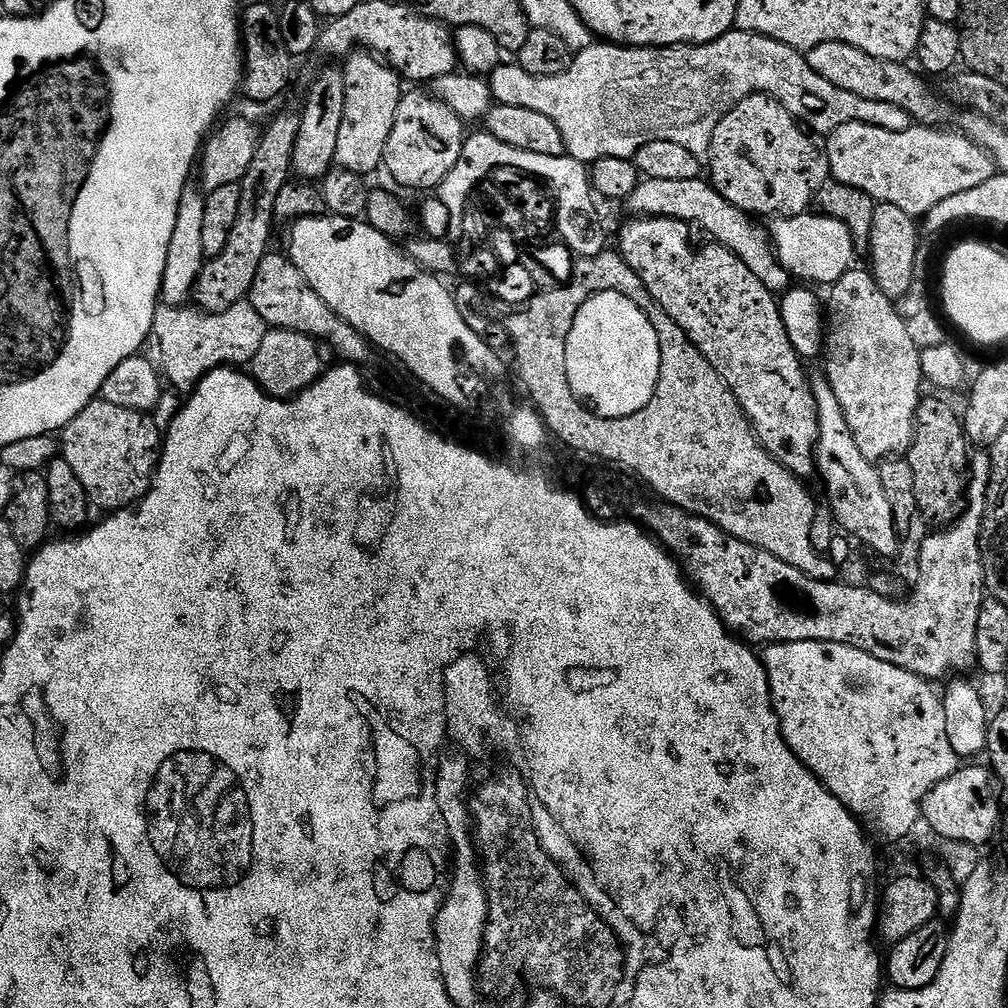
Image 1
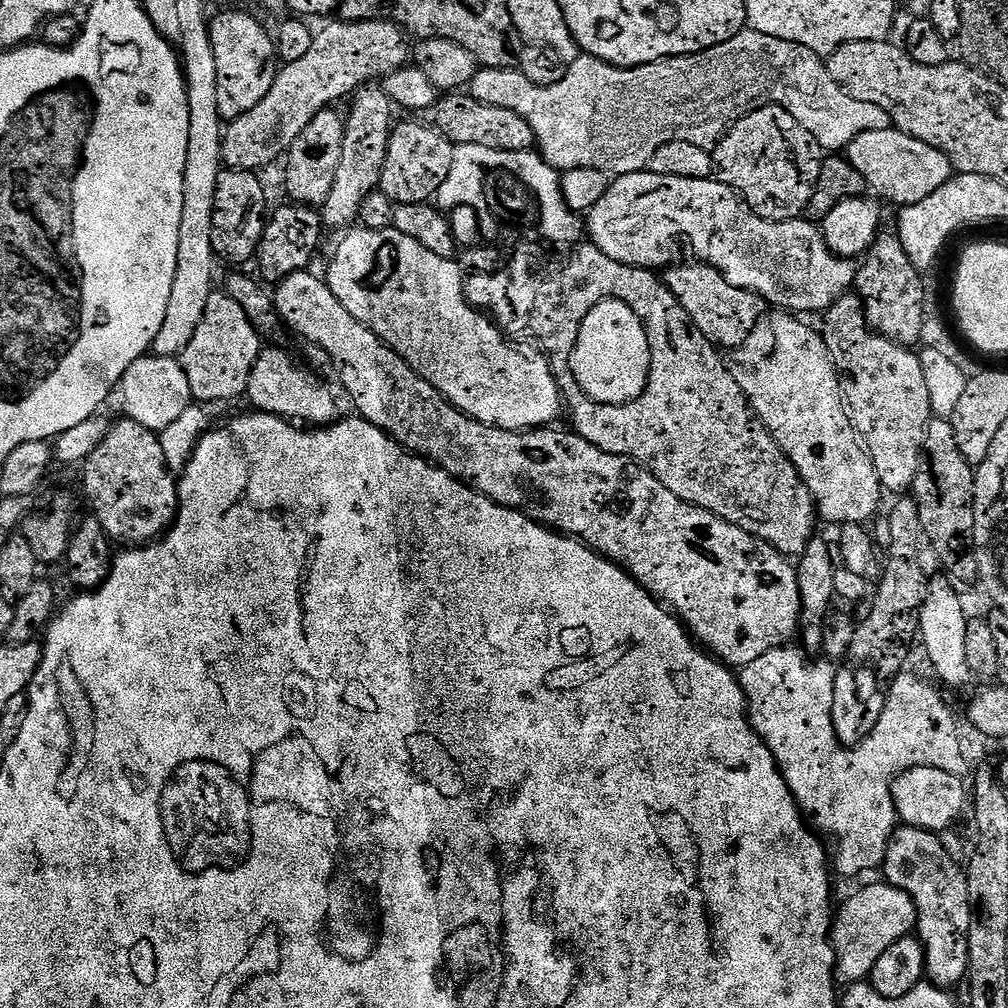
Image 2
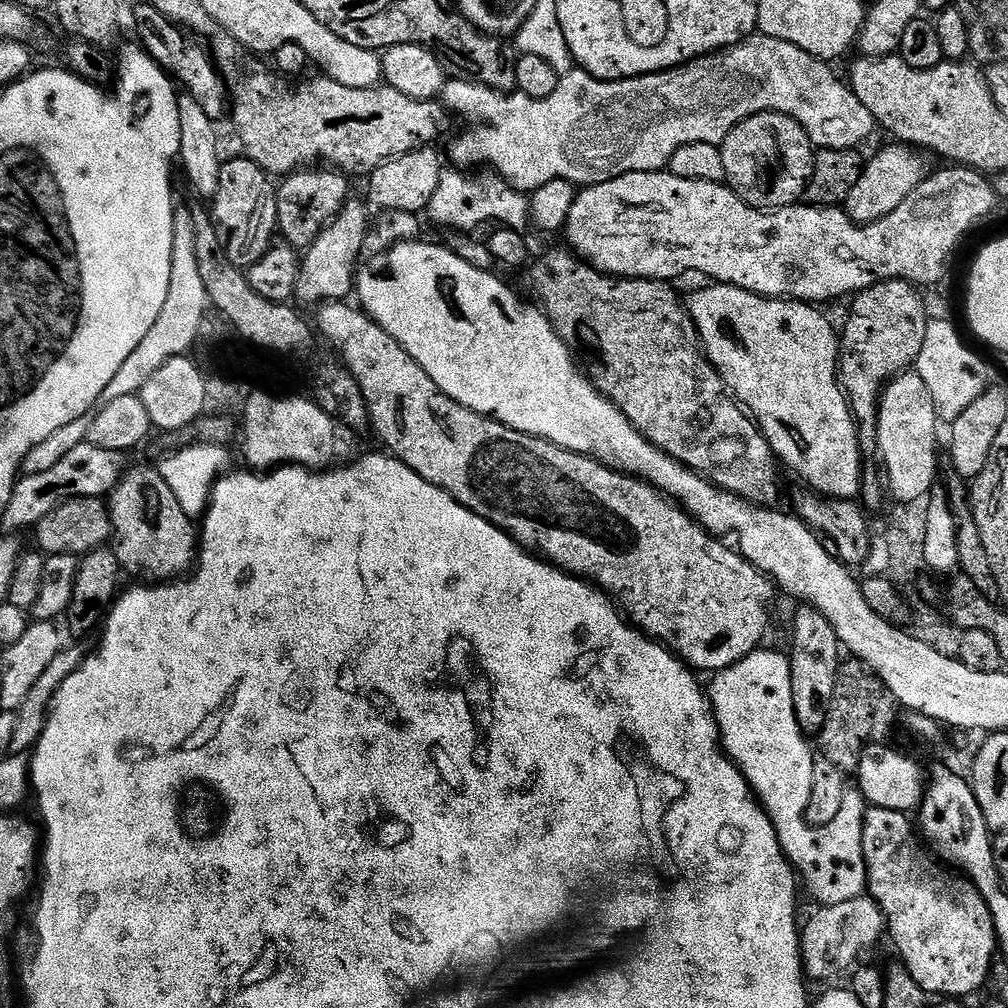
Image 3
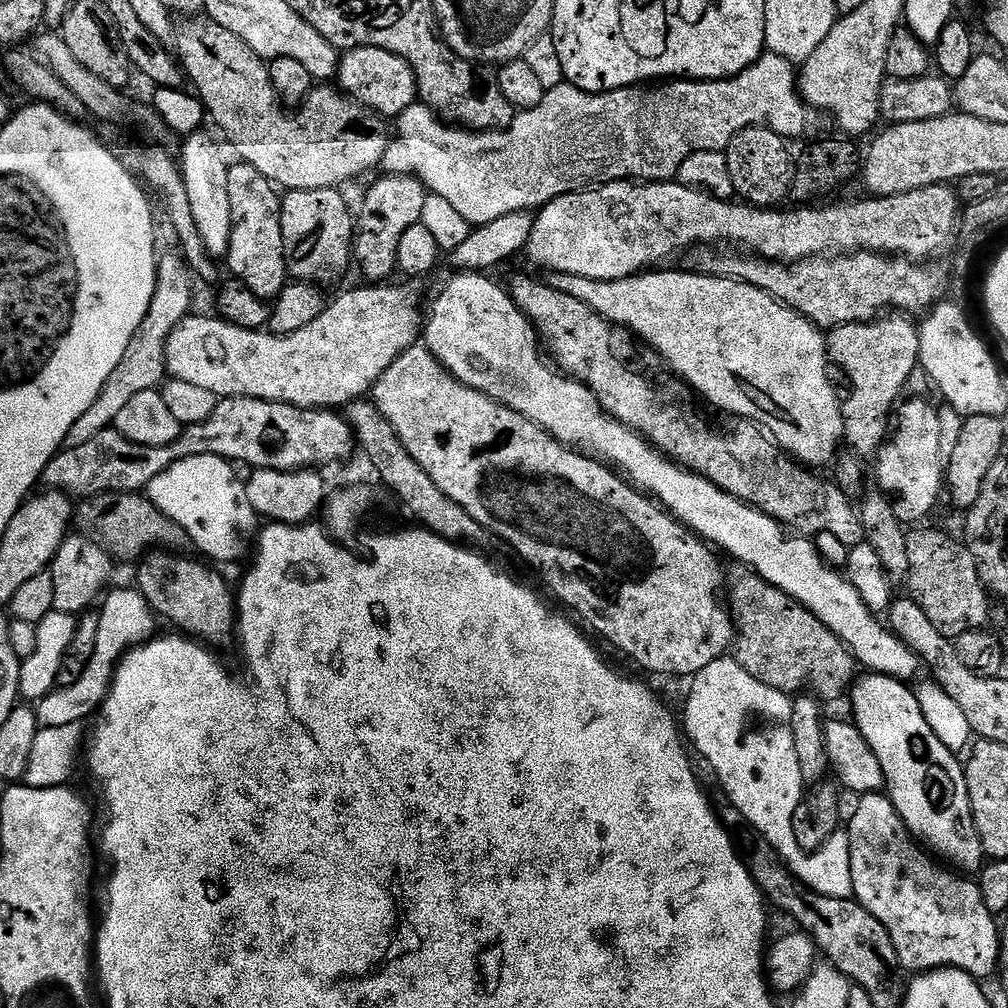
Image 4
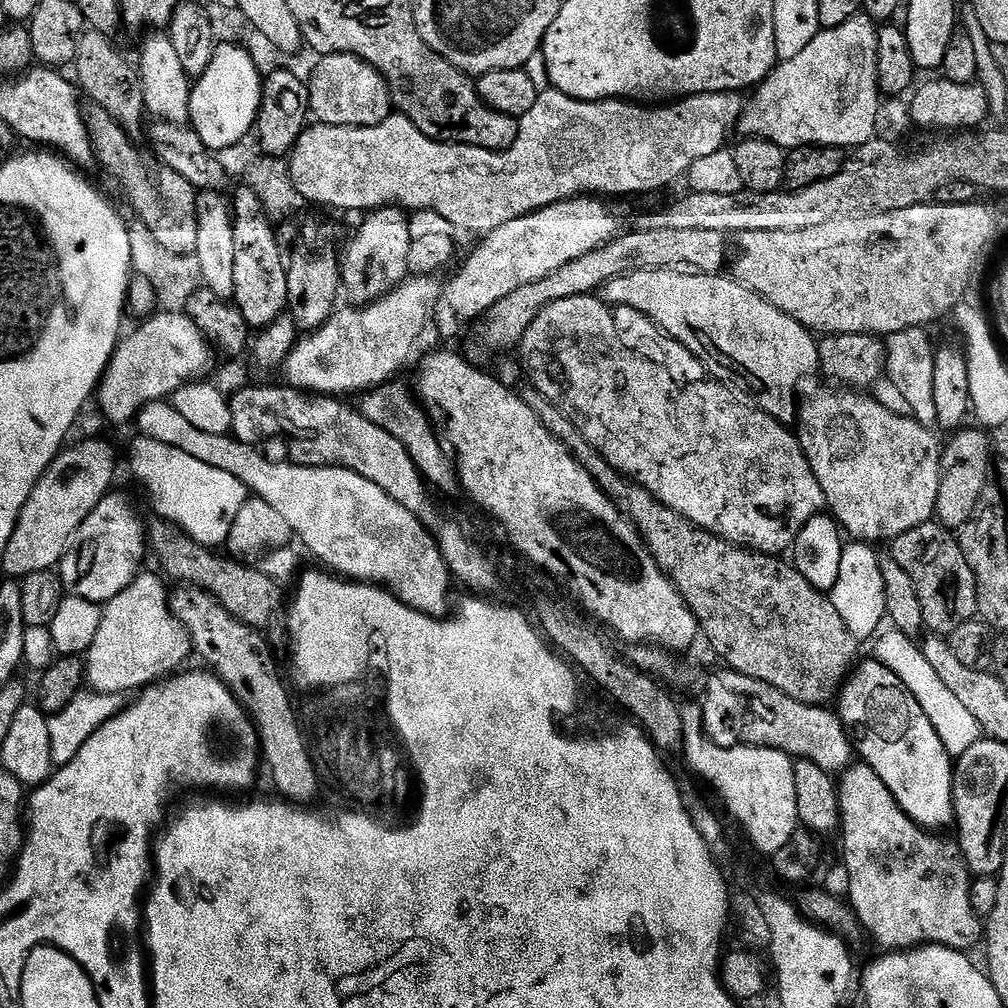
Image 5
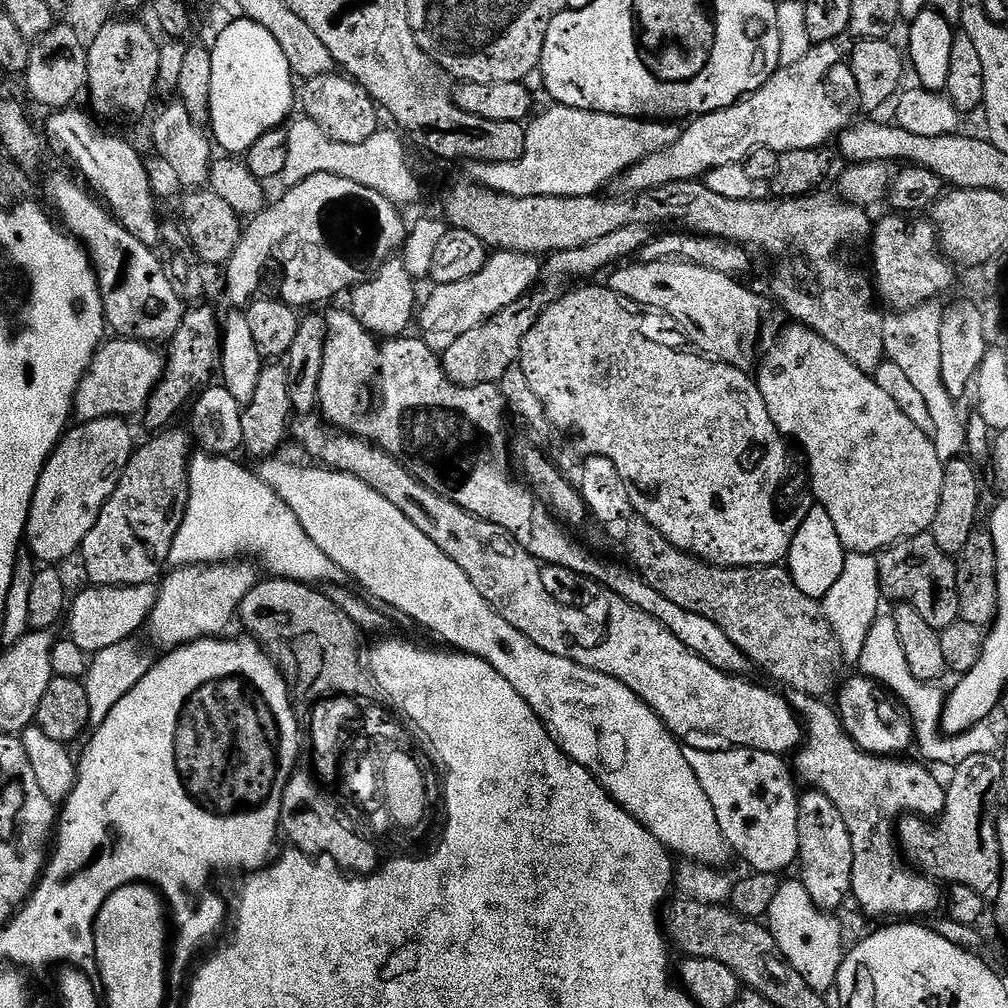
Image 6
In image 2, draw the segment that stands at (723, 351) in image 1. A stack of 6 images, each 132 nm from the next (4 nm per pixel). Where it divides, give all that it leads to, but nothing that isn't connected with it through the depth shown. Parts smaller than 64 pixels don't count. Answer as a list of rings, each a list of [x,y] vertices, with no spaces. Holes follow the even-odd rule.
[[[703,262],[691,263],[680,265],[677,263],[669,267],[662,276],[664,283],[678,298],[686,314],[690,314],[692,325],[711,344],[724,349],[731,344],[742,343],[747,338],[748,331],[759,322],[760,315],[763,314],[764,308],[766,309],[765,301],[738,286],[730,286],[730,282],[726,282],[724,275],[716,268],[711,268]]]

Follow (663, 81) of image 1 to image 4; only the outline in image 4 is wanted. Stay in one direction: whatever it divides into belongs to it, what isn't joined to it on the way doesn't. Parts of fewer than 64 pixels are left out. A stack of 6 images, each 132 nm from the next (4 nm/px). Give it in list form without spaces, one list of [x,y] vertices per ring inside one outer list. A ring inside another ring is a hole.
[[[765,54],[761,56],[758,62],[754,62],[746,70],[742,70],[742,74],[731,76],[725,80],[672,78],[667,82],[657,83],[655,87],[619,88],[613,92],[583,92],[575,88],[573,84],[565,82],[559,84],[556,88],[547,89],[542,102],[538,102],[538,106],[517,111],[514,122],[508,128],[505,128],[503,132],[469,132],[459,126],[449,126],[431,108],[417,102],[410,105],[395,121],[395,138],[388,141],[388,149],[382,161],[382,168],[384,168],[383,171],[385,173],[393,176],[417,176],[431,195],[438,198],[446,198],[446,202],[450,202],[450,206],[454,206],[454,210],[458,210],[458,214],[469,226],[479,226],[486,222],[494,222],[494,218],[502,218],[506,214],[539,210],[562,194],[587,190],[593,186],[609,184],[615,180],[634,180],[637,182],[671,181],[682,166],[682,162],[686,162],[686,158],[690,158],[690,154],[698,154],[702,150],[724,152],[730,146],[732,139],[747,128],[769,128],[789,141],[795,142],[799,136],[808,136],[815,130],[816,119],[818,119],[817,113],[808,107],[808,103],[804,101],[803,96],[800,94],[797,65],[791,64],[789,60],[781,56]]]

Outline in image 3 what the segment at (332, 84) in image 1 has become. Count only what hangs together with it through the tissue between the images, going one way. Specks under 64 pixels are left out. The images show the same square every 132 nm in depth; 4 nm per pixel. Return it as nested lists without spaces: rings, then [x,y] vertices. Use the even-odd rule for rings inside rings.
[[[328,166],[300,169],[286,176],[276,193],[276,222],[283,243],[296,250],[307,250],[350,198],[348,180],[345,173]]]

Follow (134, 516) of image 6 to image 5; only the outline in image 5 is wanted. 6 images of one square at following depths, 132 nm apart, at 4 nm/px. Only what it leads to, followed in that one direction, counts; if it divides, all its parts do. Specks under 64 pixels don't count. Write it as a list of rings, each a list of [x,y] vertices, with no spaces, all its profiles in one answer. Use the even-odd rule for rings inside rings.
[[[109,494],[78,526],[63,560],[58,565],[60,580],[69,596],[86,598],[101,606],[118,598],[126,586],[130,586],[141,575],[146,552],[146,524],[136,513],[136,508],[124,496]]]

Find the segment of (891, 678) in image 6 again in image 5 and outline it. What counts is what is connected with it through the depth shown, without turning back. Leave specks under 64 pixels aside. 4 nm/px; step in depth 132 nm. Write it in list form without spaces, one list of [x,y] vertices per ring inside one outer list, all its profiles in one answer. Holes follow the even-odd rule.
[[[895,630],[881,631],[875,637],[875,644],[874,659],[882,666],[894,670],[894,674],[902,678],[902,686],[906,686],[906,690],[910,690],[910,694],[918,698],[918,706],[926,710],[926,718],[930,718],[930,726],[938,730],[938,738],[942,738],[942,746],[946,746],[949,756],[959,758],[966,754],[966,750],[970,750],[970,746],[974,746],[974,742],[982,738],[978,722],[974,722],[970,710],[962,706],[961,700],[942,683],[942,678],[938,678],[930,662],[926,662],[923,647],[913,637]]]

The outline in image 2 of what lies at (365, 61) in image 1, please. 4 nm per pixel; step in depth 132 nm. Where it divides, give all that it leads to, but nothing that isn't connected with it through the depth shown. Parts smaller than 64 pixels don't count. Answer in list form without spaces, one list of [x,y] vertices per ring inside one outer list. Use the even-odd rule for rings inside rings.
[[[369,82],[356,89],[351,97],[352,109],[346,112],[342,154],[338,158],[338,170],[334,170],[334,187],[330,198],[319,209],[323,227],[347,229],[357,223],[366,194],[377,191],[382,178],[382,166],[386,166],[386,150],[392,137],[394,105],[379,83]]]

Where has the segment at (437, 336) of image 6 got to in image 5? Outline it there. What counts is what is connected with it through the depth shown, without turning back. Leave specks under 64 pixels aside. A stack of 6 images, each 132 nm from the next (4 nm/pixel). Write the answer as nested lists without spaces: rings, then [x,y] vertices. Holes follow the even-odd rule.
[[[585,194],[571,200],[559,200],[557,204],[551,204],[540,208],[537,212],[526,214],[522,218],[514,218],[514,222],[506,222],[506,226],[498,226],[498,230],[487,233],[484,240],[477,246],[472,257],[465,262],[449,284],[445,283],[440,289],[438,306],[434,317],[434,328],[437,328],[444,336],[456,336],[471,320],[479,321],[489,312],[506,294],[514,294],[514,290],[522,290],[530,282],[538,282],[554,270],[566,266],[568,262],[575,262],[584,254],[590,254],[592,250],[598,250],[602,245],[608,244],[621,235],[620,220],[616,212],[611,208],[611,203],[597,198],[592,194]]]

